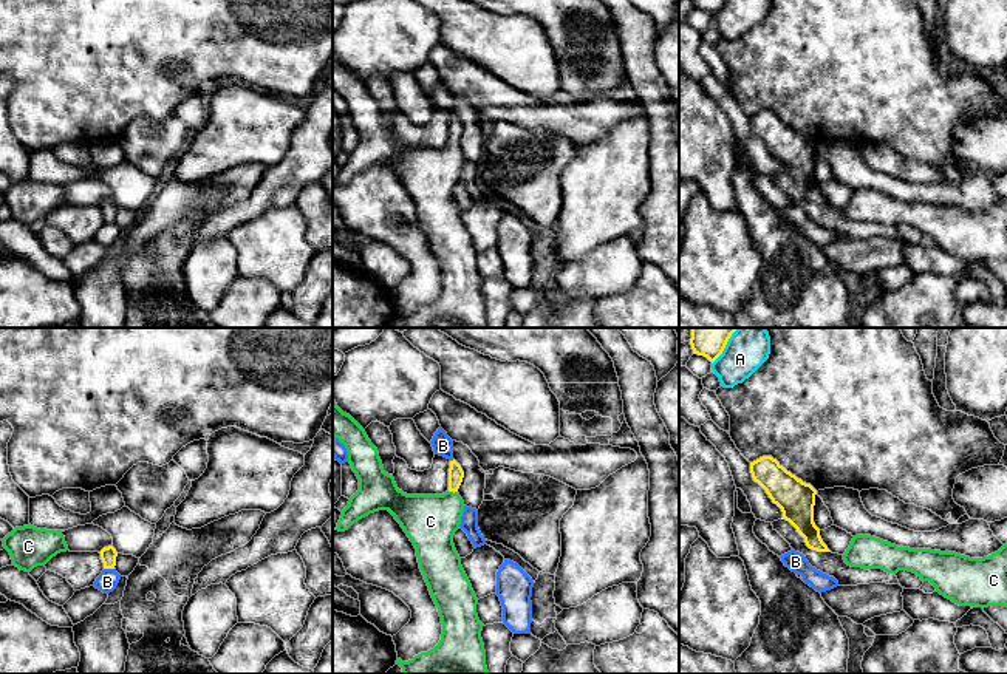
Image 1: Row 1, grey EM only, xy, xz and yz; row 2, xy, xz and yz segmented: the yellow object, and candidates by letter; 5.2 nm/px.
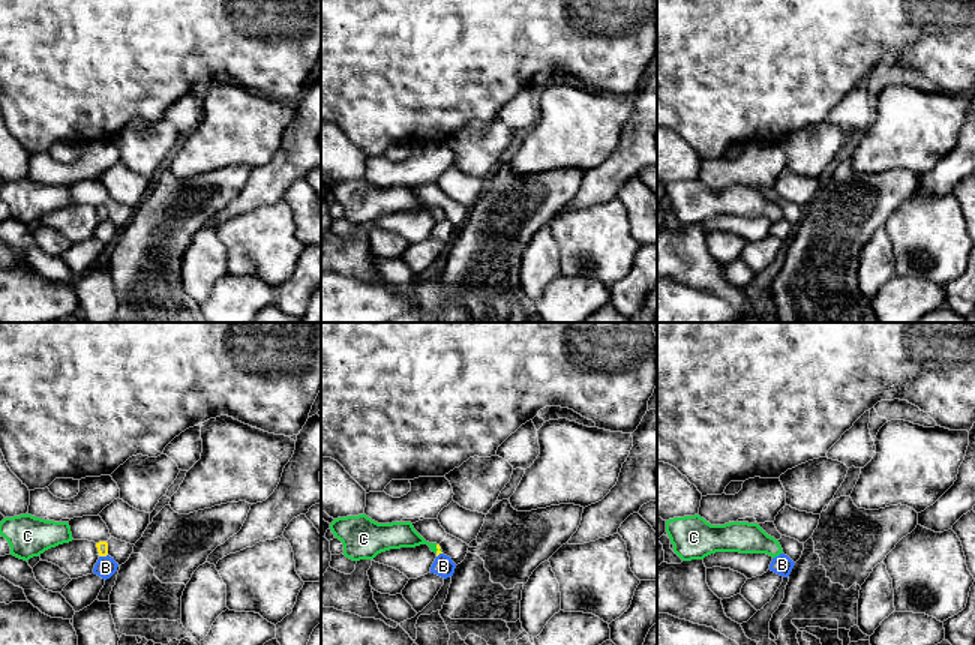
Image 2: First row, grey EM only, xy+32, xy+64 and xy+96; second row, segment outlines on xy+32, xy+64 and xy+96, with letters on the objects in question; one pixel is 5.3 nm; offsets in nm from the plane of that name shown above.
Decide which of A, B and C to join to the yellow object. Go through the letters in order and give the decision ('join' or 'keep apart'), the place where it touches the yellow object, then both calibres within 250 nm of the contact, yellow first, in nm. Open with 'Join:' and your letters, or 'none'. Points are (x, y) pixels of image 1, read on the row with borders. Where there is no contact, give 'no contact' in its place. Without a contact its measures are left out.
Join: C
A: keep apart | yz (724, 347) | 200/220 nm
B: keep apart | xy (109, 568) | 80/110 nm
C: join | xz (452, 490) | 80/280 nm

